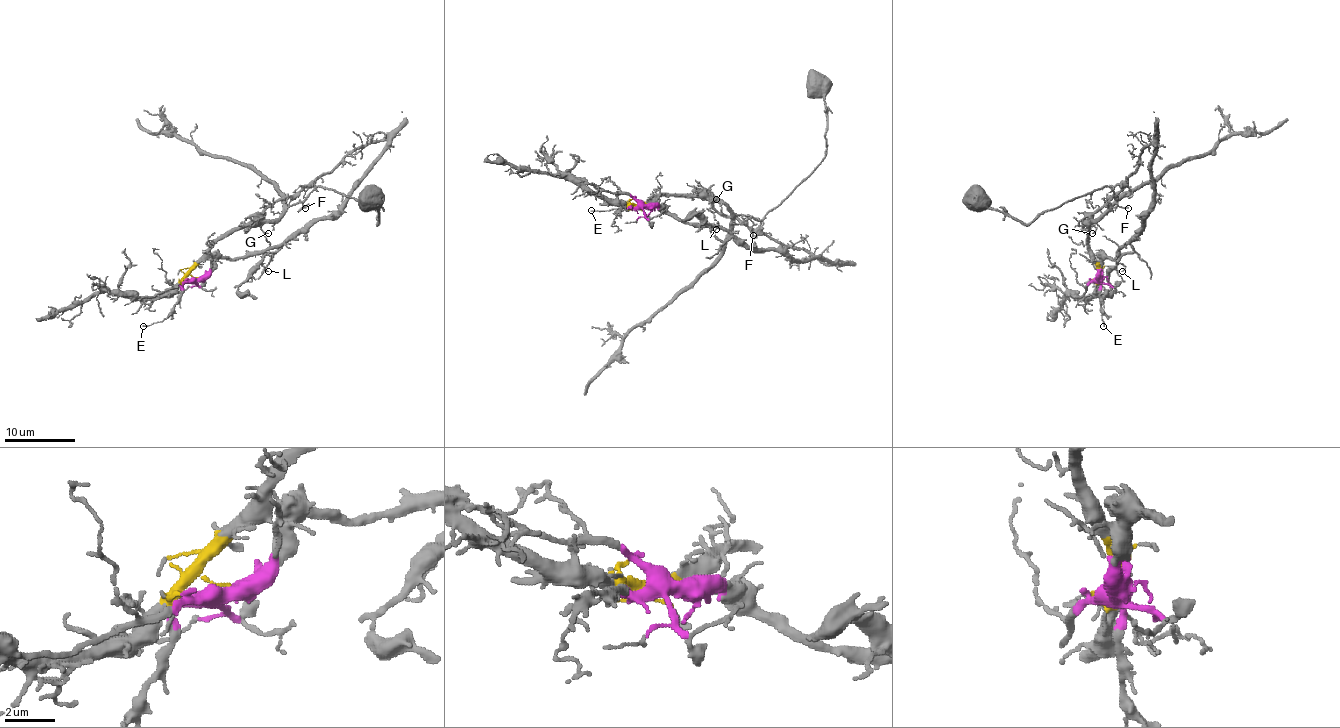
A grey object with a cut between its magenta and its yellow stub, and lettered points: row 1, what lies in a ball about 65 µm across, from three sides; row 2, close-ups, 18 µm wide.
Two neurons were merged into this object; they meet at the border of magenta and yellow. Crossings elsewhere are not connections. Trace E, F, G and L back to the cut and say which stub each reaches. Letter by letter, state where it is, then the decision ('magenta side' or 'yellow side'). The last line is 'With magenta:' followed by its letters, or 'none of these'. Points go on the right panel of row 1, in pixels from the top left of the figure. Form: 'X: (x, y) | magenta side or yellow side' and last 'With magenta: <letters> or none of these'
E: (1103, 326) | magenta side
F: (1128, 208) | yellow side
G: (1092, 233) | yellow side
L: (1122, 271) | magenta side
With magenta: E, L

